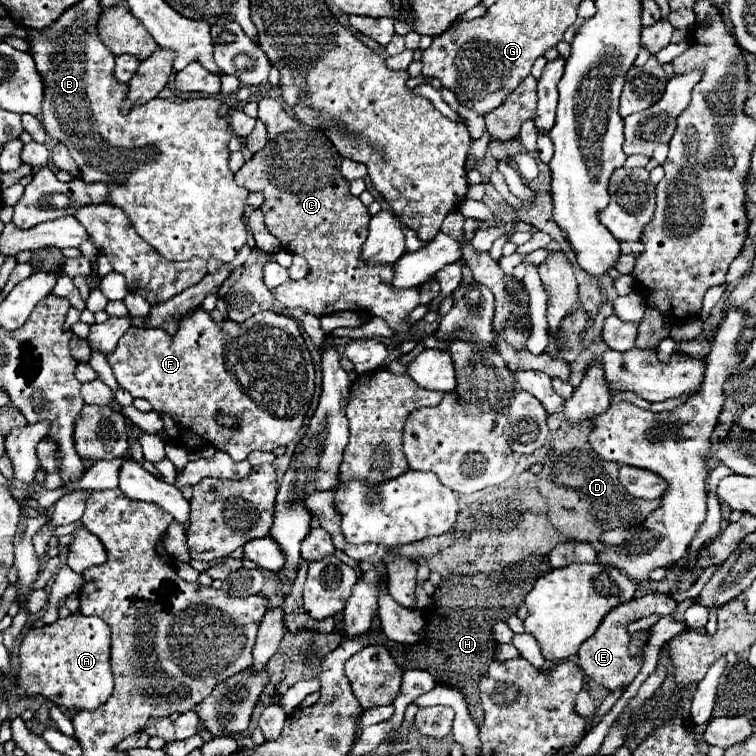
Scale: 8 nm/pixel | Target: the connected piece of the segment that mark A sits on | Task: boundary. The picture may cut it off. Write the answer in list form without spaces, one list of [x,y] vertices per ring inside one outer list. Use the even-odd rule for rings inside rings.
[[[76,613],[76,615],[68,615],[66,619],[58,619],[52,625],[30,627],[18,649],[18,663],[20,663],[20,671],[18,671],[16,693],[20,697],[42,695],[64,709],[92,711],[100,707],[114,689],[114,679],[110,669],[110,629],[100,617],[86,617],[82,613]]]

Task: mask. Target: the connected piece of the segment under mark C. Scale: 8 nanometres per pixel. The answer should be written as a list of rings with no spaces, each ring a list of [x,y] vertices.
[[[276,99],[258,101],[258,119],[268,129],[268,143],[260,153],[242,165],[242,169],[236,173],[236,183],[248,191],[260,191],[264,195],[266,201],[260,209],[266,219],[266,229],[280,241],[282,249],[302,255],[310,265],[308,277],[302,281],[286,281],[274,289],[276,299],[288,309],[302,307],[316,317],[336,311],[366,311],[382,317],[390,327],[396,329],[396,335],[406,335],[412,327],[406,323],[406,317],[414,307],[418,307],[418,289],[392,289],[392,267],[368,267],[364,261],[360,261],[360,249],[368,237],[370,215],[368,207],[364,207],[358,197],[350,195],[348,181],[340,173],[342,157],[336,153],[336,147],[318,129],[310,129],[308,125],[286,115],[284,107]]]

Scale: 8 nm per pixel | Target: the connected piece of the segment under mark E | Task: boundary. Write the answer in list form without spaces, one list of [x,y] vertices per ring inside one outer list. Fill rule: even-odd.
[[[650,593],[650,595],[644,595],[640,599],[632,599],[628,601],[628,605],[620,605],[620,609],[614,609],[612,613],[608,613],[608,617],[602,621],[596,637],[588,639],[582,647],[580,647],[580,653],[578,653],[578,661],[580,661],[580,667],[582,671],[594,679],[598,685],[602,685],[604,689],[612,691],[612,689],[618,689],[618,687],[626,687],[632,683],[632,679],[638,675],[640,667],[642,667],[642,653],[638,657],[630,657],[628,655],[628,641],[630,641],[630,635],[626,631],[626,625],[632,623],[634,619],[640,619],[640,617],[648,617],[650,613],[660,613],[660,615],[670,615],[674,613],[676,609],[676,603],[662,595],[662,593]]]

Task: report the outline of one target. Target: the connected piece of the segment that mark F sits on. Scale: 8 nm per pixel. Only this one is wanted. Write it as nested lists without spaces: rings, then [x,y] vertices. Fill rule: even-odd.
[[[200,307],[182,319],[180,327],[178,327],[178,333],[174,337],[170,337],[166,331],[162,329],[128,329],[128,333],[122,335],[122,339],[118,341],[118,347],[116,347],[116,353],[112,353],[112,357],[108,357],[108,363],[116,375],[116,381],[122,389],[130,391],[132,397],[142,397],[146,401],[152,403],[154,411],[158,411],[162,415],[164,421],[164,429],[168,433],[168,439],[172,439],[176,445],[180,447],[186,447],[186,449],[200,449],[202,445],[202,439],[208,439],[210,445],[214,445],[216,449],[222,449],[222,451],[230,451],[232,459],[234,461],[244,461],[252,451],[274,451],[276,447],[280,445],[290,445],[294,441],[294,437],[298,435],[302,423],[304,423],[304,417],[306,417],[306,411],[308,411],[308,405],[312,401],[312,395],[314,395],[314,365],[312,365],[312,357],[310,357],[310,351],[302,339],[302,333],[300,333],[300,327],[298,323],[288,317],[288,315],[282,315],[282,313],[274,313],[274,311],[268,311],[268,313],[258,313],[256,317],[250,317],[248,321],[244,323],[234,323],[234,321],[220,321],[220,323],[214,323],[210,319],[210,315],[206,311],[202,311]],[[222,411],[224,415],[232,415],[238,419],[240,427],[238,429],[228,429],[228,427],[222,427],[216,423],[216,413]]]

